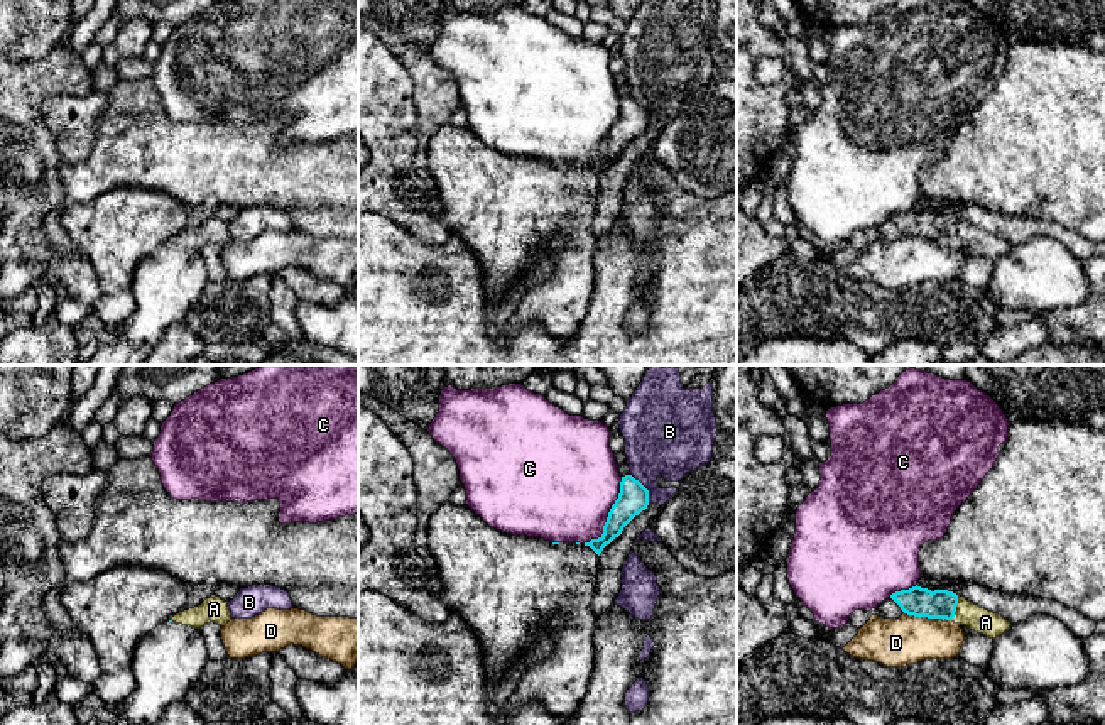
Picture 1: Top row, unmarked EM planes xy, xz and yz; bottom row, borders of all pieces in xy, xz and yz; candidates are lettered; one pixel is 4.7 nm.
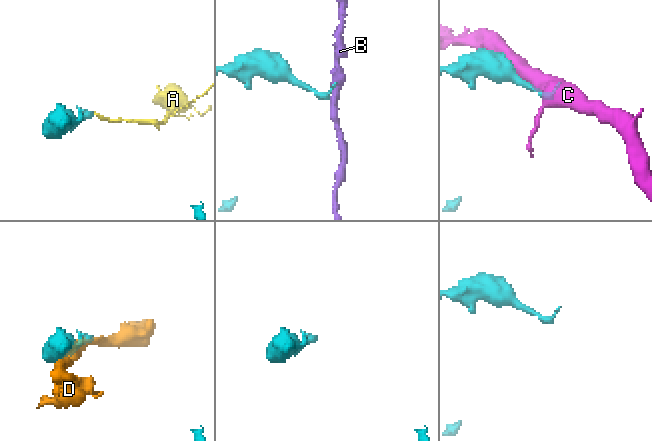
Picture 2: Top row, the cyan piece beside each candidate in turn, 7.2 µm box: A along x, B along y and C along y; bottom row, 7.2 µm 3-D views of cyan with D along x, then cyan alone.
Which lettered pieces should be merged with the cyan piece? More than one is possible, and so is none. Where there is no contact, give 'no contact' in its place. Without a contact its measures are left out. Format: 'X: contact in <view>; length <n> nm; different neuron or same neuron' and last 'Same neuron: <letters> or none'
A: contact in yz; length 120 nm; same neuron
B: contact in xz; length 170 nm; different neuron
C: contact in xz; length 380 nm; different neuron
D: contact in yz; length 150 nm; different neuron
Same neuron: A

